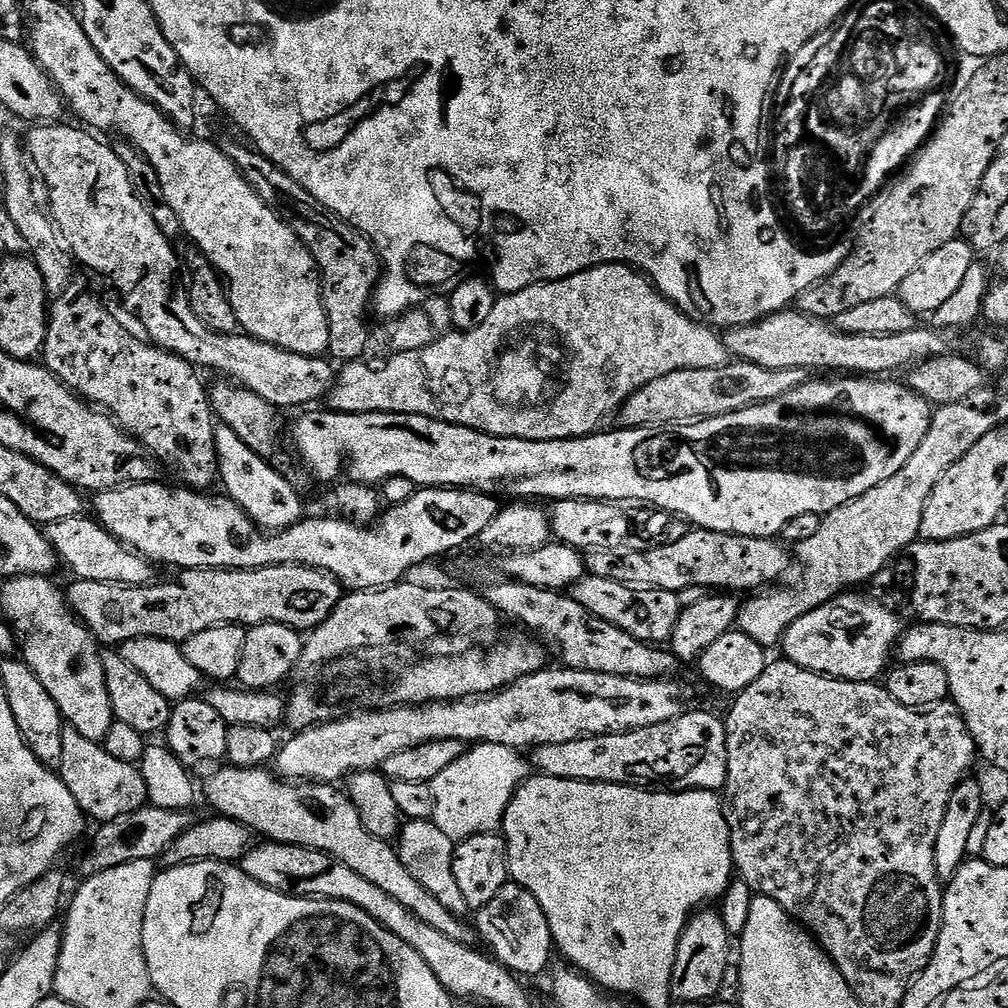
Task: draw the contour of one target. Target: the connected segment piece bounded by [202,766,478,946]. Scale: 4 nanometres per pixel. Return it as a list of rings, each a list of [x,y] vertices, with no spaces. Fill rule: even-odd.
[[[220,766],[213,772],[216,773],[205,782],[204,790],[202,786],[202,796],[208,799],[213,813],[245,824],[257,837],[330,854],[338,858],[338,862],[346,862],[346,866],[361,878],[374,882],[374,886],[390,894],[390,898],[406,906],[414,918],[422,918],[426,926],[434,926],[434,930],[446,934],[446,938],[454,938],[454,942],[469,946],[477,943],[475,927],[469,921],[467,924],[463,915],[446,910],[446,906],[442,906],[442,902],[438,902],[438,898],[434,898],[434,894],[430,894],[430,890],[426,890],[426,886],[402,866],[399,851],[389,841],[374,838],[374,834],[362,826],[354,802],[341,789],[339,792],[339,787],[285,780],[267,767]]]

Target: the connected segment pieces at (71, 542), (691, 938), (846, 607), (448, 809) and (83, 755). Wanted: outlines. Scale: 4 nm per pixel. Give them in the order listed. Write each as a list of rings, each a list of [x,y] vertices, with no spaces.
[[[81,514],[74,518],[62,518],[58,522],[47,525],[46,535],[50,543],[54,546],[56,555],[60,557],[60,563],[66,569],[69,568],[71,574],[77,580],[89,580],[90,582],[110,582],[111,584],[150,584],[153,583],[154,565],[152,561],[138,552],[133,552],[127,544],[122,543],[114,534],[110,534],[103,528],[99,520],[89,518]]]
[[[700,910],[693,915],[684,928],[678,942],[672,975],[672,999],[703,1005],[703,1000],[712,1000],[720,992],[728,976],[728,963],[734,960],[734,938],[726,930],[726,922],[719,911]]]
[[[863,591],[841,592],[830,602],[810,610],[810,614],[802,614],[802,618],[786,630],[782,641],[783,659],[836,680],[863,684],[879,681],[889,667],[888,659],[893,659],[894,649],[906,631],[906,624],[882,601],[863,596],[860,592]]]
[[[497,744],[469,747],[454,762],[450,762],[442,774],[433,778],[434,814],[431,821],[454,842],[487,832],[499,833],[506,806],[510,806],[514,794],[529,775],[530,764],[521,749]]]
[[[65,727],[62,734],[62,766],[58,769],[60,781],[74,794],[74,802],[83,810],[85,817],[105,824],[114,818],[122,818],[149,803],[146,782],[136,764],[119,761],[109,754],[103,743],[82,738],[78,730]]]

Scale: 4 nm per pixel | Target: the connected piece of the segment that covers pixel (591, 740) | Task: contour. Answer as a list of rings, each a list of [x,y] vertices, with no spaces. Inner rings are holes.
[[[689,710],[670,722],[662,722],[649,728],[635,728],[632,732],[610,732],[607,736],[583,736],[574,742],[541,744],[530,756],[530,764],[541,776],[553,776],[563,780],[581,780],[591,784],[631,784],[649,790],[669,792],[719,793],[728,783],[728,755],[726,754],[726,730],[718,715]]]

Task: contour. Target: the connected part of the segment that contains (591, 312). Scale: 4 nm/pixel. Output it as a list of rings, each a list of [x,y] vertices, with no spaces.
[[[595,264],[592,268],[582,270],[573,276],[561,280],[547,280],[534,286],[526,286],[526,290],[518,290],[501,295],[497,299],[490,318],[469,332],[449,331],[435,339],[432,344],[421,349],[397,351],[383,361],[378,368],[371,368],[365,362],[348,362],[339,369],[332,391],[326,397],[326,404],[333,412],[349,412],[350,414],[366,414],[367,412],[397,412],[398,414],[418,414],[429,416],[442,422],[461,424],[479,432],[502,438],[522,438],[523,440],[577,440],[580,436],[591,436],[601,431],[607,416],[615,417],[620,407],[646,382],[654,382],[654,378],[662,378],[662,374],[674,374],[674,370],[706,369],[710,366],[722,366],[729,363],[730,353],[724,345],[721,333],[709,325],[700,323],[687,316],[656,288],[656,285],[643,272],[628,264]]]

